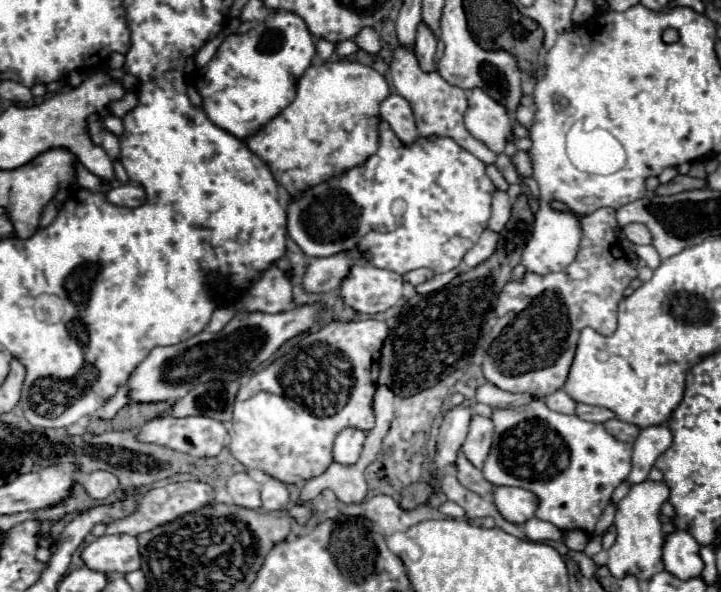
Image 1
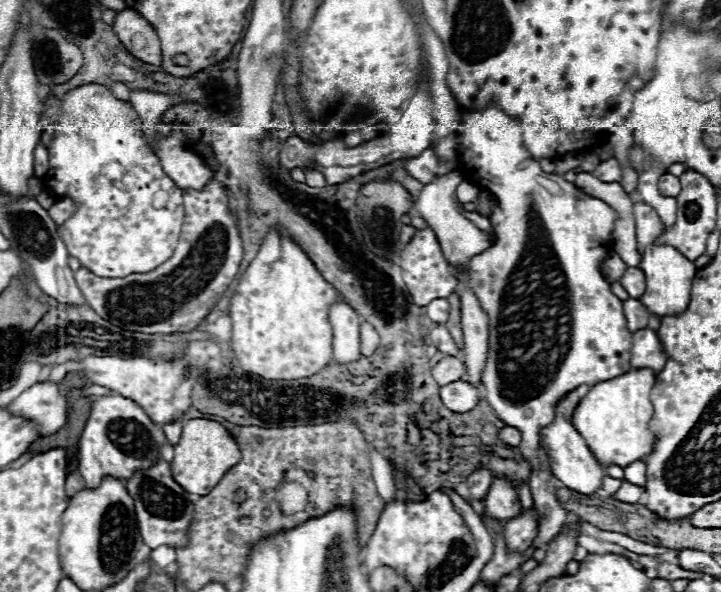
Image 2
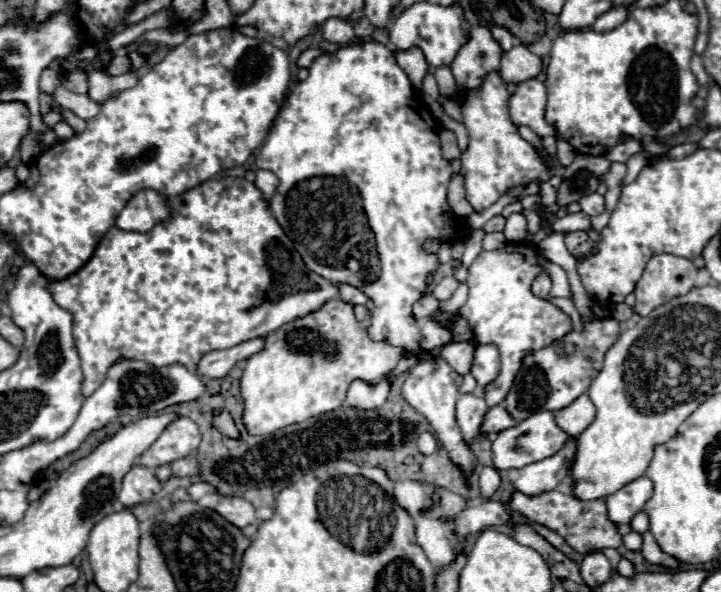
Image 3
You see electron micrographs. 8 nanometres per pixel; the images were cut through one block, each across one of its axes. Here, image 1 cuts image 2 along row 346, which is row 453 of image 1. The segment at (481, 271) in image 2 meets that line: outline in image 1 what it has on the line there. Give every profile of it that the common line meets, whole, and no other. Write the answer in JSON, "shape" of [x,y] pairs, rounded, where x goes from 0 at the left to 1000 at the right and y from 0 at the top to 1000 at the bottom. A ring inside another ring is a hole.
{"shape":[[[741,676],[738,682],[713,693],[685,689],[682,713],[688,726],[682,760],[669,791],[671,807],[685,821],[721,821],[727,828],[738,828],[749,841],[743,868],[746,878],[763,882],[779,899],[807,895],[813,902],[821,902],[829,875],[846,848],[852,824],[860,821],[874,801],[877,750],[854,743],[838,726],[835,716],[768,696],[749,676]]]}

